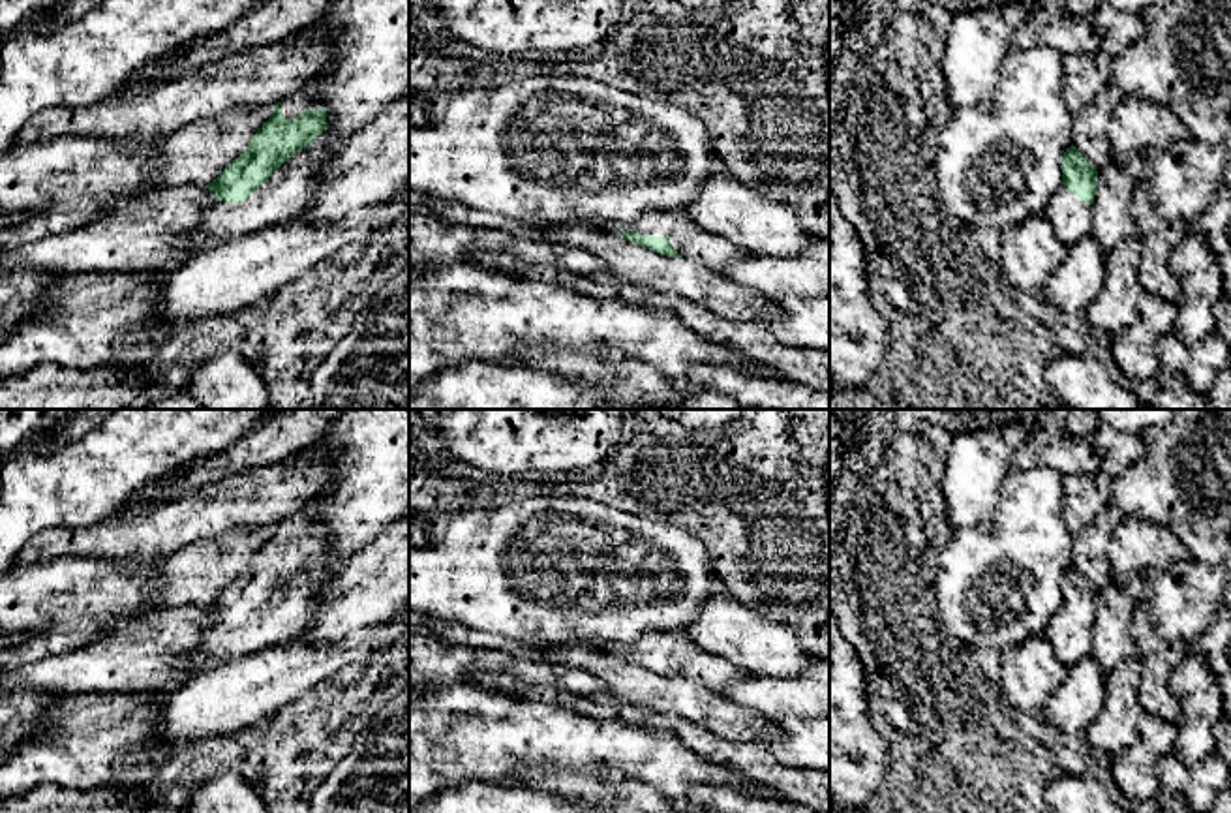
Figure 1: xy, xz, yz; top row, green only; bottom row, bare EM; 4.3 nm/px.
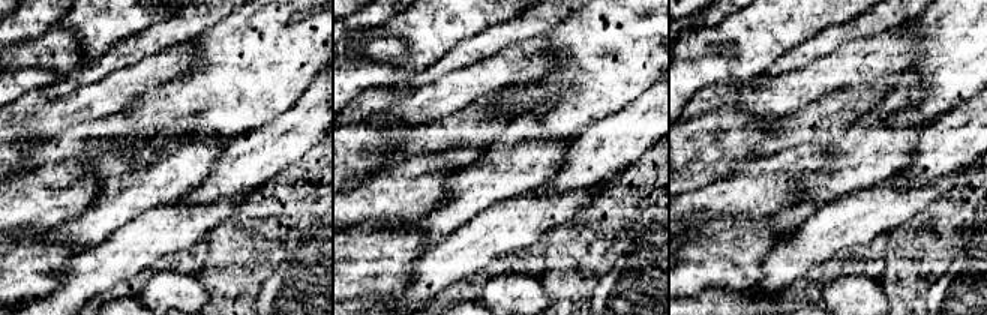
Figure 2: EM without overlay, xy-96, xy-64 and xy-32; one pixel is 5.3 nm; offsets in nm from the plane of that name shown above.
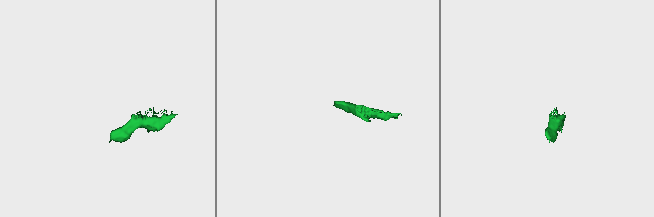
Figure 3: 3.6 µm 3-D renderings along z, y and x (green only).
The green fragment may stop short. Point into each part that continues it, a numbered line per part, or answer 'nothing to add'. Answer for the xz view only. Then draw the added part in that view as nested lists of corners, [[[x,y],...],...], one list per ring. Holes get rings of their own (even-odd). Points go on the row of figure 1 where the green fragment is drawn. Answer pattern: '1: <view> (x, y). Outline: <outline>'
1: xz (687, 239). Outline: [[[642,212],[632,222],[617,222],[608,225],[608,229],[616,235],[634,231],[649,237],[666,237],[681,257],[698,261],[713,272],[721,272],[726,265],[749,255],[743,248],[704,231],[687,216],[674,212]]]

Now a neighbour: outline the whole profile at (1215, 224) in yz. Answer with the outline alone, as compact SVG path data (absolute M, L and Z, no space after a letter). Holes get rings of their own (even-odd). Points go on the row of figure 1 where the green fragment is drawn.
M1222 186L1207 210L1193 218L1188 235L1203 237L1223 278L1223 297L1231 300L1231 188Z

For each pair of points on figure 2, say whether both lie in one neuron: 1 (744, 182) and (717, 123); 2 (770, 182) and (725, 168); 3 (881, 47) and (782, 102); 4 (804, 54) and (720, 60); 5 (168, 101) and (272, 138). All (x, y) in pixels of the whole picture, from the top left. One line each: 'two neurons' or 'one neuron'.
1: two neurons
2: two neurons
3: one neuron
4: two neurons
5: two neurons

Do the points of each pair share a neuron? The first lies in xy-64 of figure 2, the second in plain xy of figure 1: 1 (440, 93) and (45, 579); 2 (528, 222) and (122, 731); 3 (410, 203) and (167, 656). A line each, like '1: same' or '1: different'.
1: different
2: different
3: same

